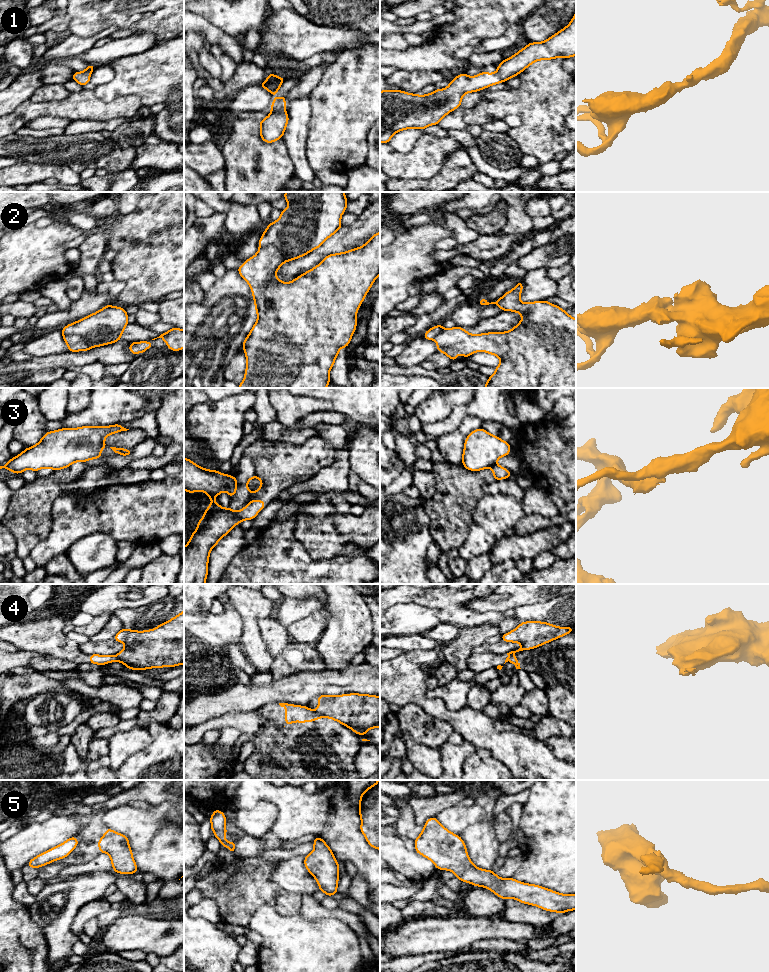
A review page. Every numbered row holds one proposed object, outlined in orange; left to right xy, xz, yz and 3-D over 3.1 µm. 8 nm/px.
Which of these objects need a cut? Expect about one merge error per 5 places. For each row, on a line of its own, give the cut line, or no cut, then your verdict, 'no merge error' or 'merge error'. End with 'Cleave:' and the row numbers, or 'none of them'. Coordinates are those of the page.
1: no cut; no merge error
2: cut in xz along (259, 247), (274, 246), (288, 260); merge error
3: cut in yz along (494, 463), (490, 466); merge error
4: cut in xz along (312, 710), (321, 716); merge error
5: no cut; no merge error
Cleave: 2, 3, 4

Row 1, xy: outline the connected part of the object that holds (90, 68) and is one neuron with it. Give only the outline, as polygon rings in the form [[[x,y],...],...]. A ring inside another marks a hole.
[[[87,65],[87,68],[82,72],[74,72],[72,79],[75,80],[78,84],[85,86],[90,83],[90,76],[93,70],[96,68],[94,65]]]

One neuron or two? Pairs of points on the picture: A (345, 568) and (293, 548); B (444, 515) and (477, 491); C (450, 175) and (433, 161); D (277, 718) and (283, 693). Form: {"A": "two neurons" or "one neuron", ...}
{"A": "one neuron", "B": "one neuron", "C": "two neurons", "D": "two neurons"}

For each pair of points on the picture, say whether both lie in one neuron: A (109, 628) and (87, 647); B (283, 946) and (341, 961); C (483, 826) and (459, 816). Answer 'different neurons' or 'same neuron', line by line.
A: different neurons
B: same neuron
C: different neurons

